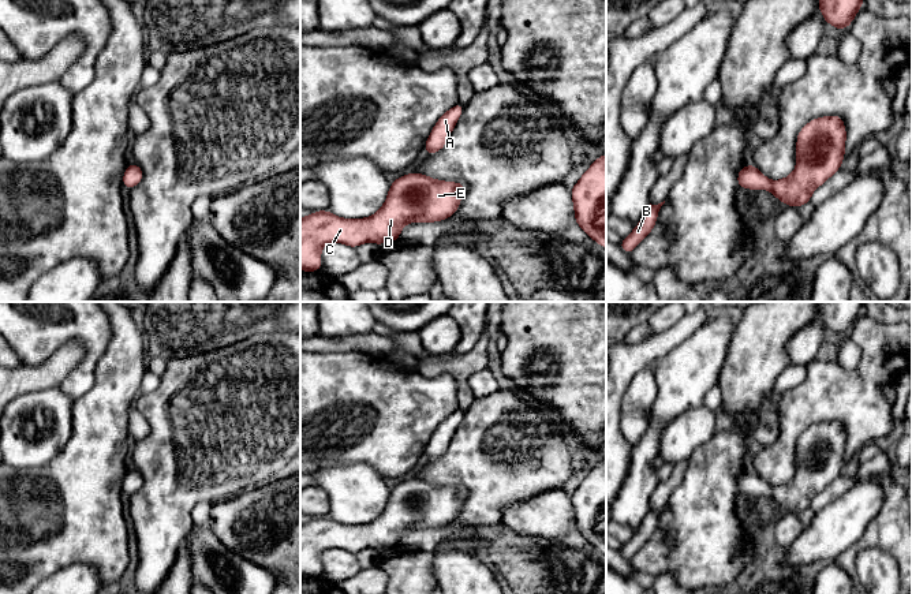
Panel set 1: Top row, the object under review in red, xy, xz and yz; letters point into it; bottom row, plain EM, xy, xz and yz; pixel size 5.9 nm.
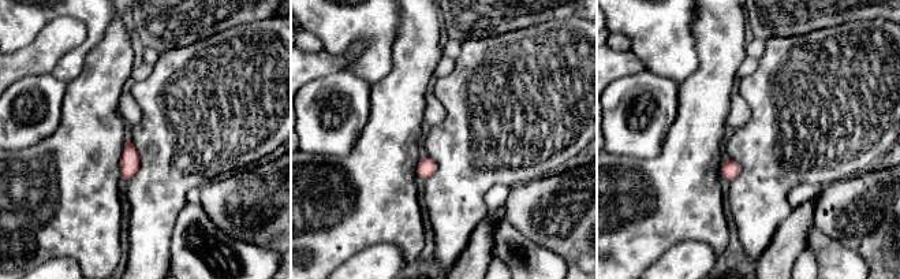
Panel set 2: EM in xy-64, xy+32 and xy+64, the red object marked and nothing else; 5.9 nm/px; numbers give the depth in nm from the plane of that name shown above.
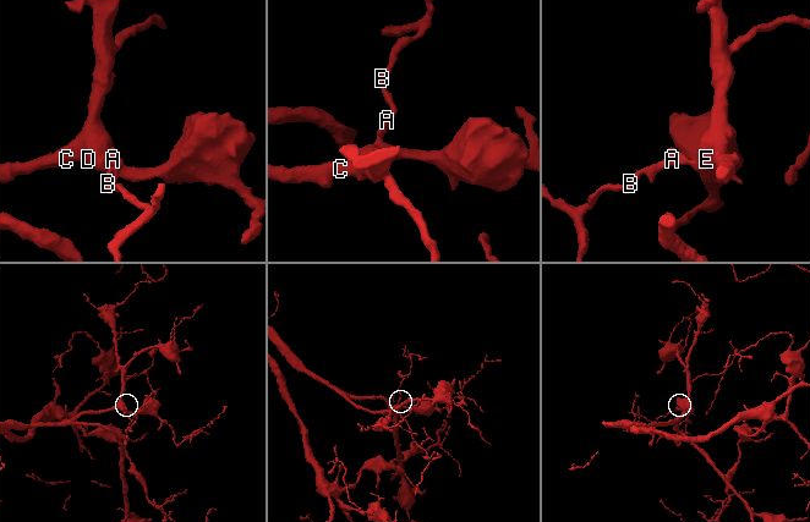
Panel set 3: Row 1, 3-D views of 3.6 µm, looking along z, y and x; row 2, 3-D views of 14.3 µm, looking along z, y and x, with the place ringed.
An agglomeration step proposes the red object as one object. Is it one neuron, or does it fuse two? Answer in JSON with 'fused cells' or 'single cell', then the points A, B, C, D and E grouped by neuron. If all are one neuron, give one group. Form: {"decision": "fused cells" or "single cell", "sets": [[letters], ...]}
{"decision": "single cell", "sets": [["A", "B", "C", "D", "E"]]}

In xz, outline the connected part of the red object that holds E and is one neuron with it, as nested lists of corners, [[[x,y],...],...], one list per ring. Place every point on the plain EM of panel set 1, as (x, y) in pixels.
[[[412,478],[390,489],[384,511],[370,523],[341,524],[329,516],[302,523],[300,576],[321,576],[321,554],[329,549],[354,554],[366,548],[378,552],[400,545],[401,534],[408,528],[437,528],[455,522],[464,497],[464,489]]]

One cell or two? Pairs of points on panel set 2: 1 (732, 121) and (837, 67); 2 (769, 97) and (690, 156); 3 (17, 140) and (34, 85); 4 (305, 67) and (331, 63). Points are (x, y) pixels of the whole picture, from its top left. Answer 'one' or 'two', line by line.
1: two
2: two
3: one
4: one

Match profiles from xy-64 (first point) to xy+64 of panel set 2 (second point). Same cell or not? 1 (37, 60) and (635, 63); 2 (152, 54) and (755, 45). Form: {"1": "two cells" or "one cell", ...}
{"1": "one cell", "2": "one cell"}

